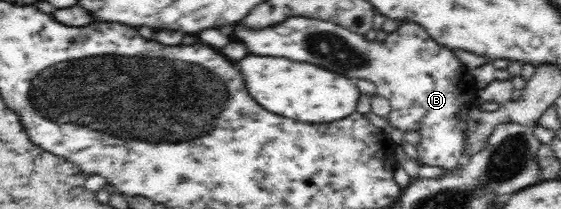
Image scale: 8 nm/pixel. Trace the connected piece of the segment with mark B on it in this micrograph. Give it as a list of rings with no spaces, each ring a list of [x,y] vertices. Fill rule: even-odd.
[[[306,16],[287,18],[279,24],[265,26],[259,30],[249,28],[245,22],[235,22],[235,24],[231,24],[231,28],[233,28],[233,36],[245,46],[247,54],[291,58],[297,62],[309,62],[309,64],[333,70],[337,74],[345,74],[349,78],[353,76],[353,78],[371,80],[377,86],[378,95],[388,98],[391,103],[391,112],[386,118],[385,126],[401,131],[421,131],[421,140],[416,145],[416,149],[418,158],[423,161],[423,164],[453,168],[459,162],[464,161],[462,132],[465,131],[467,123],[457,121],[457,112],[461,112],[464,107],[473,107],[477,104],[478,90],[469,79],[469,70],[461,65],[461,62],[455,57],[454,51],[440,46],[421,25],[416,23],[399,24],[399,28],[388,35],[384,44],[366,41],[363,36],[353,34],[350,30],[335,23]]]

